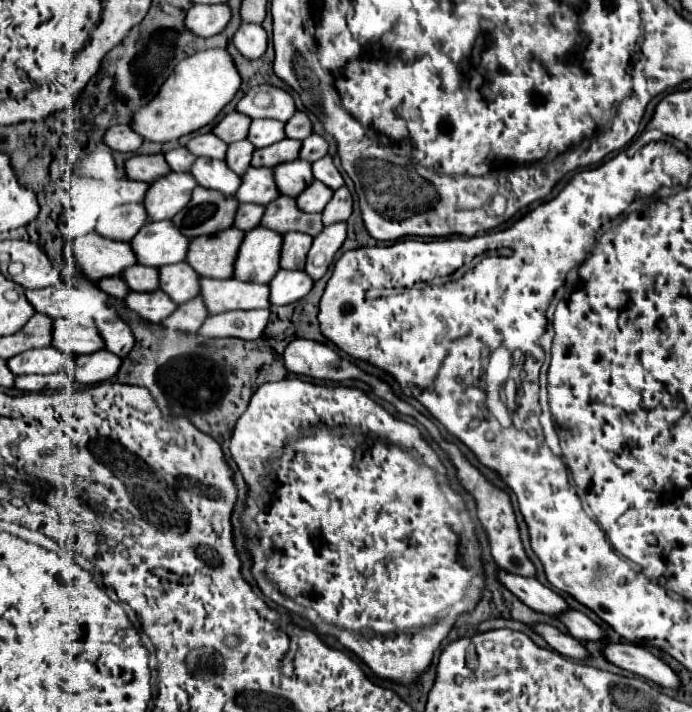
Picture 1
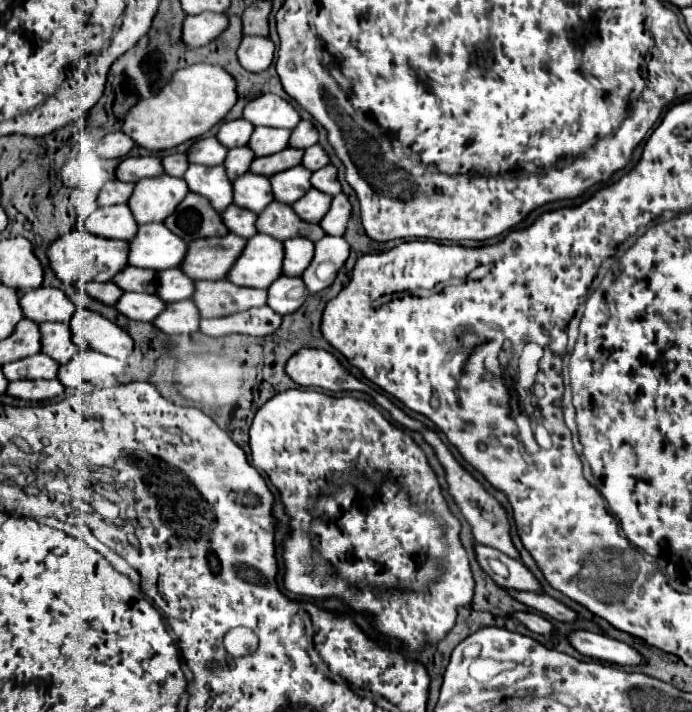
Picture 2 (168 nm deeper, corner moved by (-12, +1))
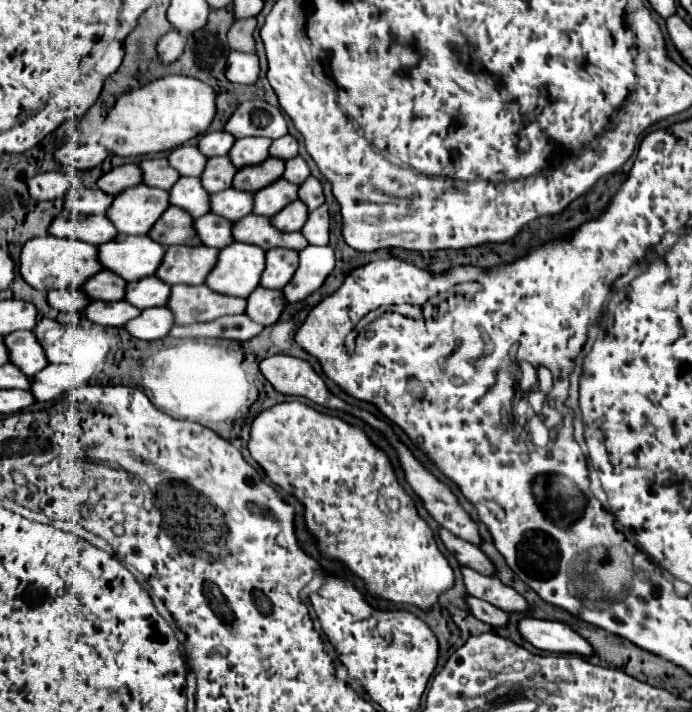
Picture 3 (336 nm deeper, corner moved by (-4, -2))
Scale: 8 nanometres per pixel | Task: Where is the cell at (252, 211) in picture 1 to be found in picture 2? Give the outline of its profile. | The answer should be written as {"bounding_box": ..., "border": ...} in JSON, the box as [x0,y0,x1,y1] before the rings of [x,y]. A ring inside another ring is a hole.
{"bounding_box":[222,204,256,238],"border":[[[230,204],[222,212],[222,220],[228,226],[228,230],[244,238],[252,238],[256,234],[256,216],[256,212],[252,214],[246,208],[236,208],[236,204]]]}

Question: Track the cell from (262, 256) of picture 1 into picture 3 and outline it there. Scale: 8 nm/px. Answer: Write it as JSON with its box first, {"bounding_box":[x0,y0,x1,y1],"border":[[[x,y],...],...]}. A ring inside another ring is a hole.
{"bounding_box":[204,243,264,299],"border":[[[230,243],[218,253],[214,271],[208,273],[204,285],[222,295],[246,299],[258,285],[264,271],[264,251],[248,243]]]}

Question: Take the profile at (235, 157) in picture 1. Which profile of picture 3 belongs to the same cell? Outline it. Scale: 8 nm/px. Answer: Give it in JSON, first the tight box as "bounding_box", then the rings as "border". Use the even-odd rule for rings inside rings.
{"bounding_box":[200,157,236,195],"border":[[[210,157],[206,163],[204,173],[200,175],[202,187],[212,195],[228,189],[232,185],[232,179],[236,175],[236,167],[232,167],[230,159],[224,157]]]}

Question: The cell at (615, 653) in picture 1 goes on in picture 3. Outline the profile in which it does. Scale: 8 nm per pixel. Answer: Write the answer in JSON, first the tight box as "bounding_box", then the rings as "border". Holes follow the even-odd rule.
{"bounding_box":[518,617,594,657],"border":[[[524,617],[518,623],[518,633],[524,641],[528,641],[540,651],[574,653],[582,657],[590,657],[594,653],[588,641],[584,641],[576,631],[572,631],[566,623],[560,621]]]}

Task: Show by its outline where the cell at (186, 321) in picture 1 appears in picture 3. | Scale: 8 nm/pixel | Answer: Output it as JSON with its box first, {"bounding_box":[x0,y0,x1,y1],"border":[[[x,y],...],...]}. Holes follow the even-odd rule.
{"bounding_box":[124,307,174,341],"border":[[[152,307],[144,309],[136,319],[128,321],[124,329],[136,339],[156,341],[166,337],[172,325],[174,325],[174,315],[168,307]]]}

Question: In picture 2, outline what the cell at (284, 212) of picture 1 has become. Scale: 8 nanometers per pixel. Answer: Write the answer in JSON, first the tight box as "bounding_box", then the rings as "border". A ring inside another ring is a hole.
{"bounding_box":[256,200,324,242],"border":[[[278,200],[268,204],[268,208],[264,208],[264,212],[258,214],[256,228],[258,232],[268,234],[282,242],[294,236],[304,236],[310,238],[312,242],[318,242],[324,236],[324,230],[318,224],[308,224],[300,220],[300,216],[296,216],[292,206],[280,204]]]}

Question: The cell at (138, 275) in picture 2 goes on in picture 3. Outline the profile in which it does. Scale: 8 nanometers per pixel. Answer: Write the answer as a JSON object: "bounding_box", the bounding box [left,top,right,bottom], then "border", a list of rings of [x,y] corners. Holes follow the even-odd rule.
{"bounding_box":[80,269,126,301],"border":[[[106,269],[98,271],[80,287],[80,291],[86,293],[86,297],[90,297],[92,301],[120,301],[124,299],[124,289],[126,281]]]}

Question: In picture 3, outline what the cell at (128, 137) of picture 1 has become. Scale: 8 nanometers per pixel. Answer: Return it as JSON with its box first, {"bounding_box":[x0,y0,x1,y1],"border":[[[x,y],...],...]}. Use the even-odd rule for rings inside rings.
{"bounding_box":[54,145,108,171],"border":[[[62,145],[60,149],[54,151],[54,161],[64,165],[64,167],[70,167],[74,171],[86,171],[86,169],[92,169],[92,167],[98,167],[104,157],[108,155],[108,151],[102,147],[102,145]]]}

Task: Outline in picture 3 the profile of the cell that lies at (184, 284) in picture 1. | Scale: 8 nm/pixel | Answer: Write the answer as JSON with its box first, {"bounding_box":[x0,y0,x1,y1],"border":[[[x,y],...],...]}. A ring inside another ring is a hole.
{"bounding_box":[124,275,170,311],"border":[[[152,275],[152,277],[144,277],[136,283],[128,283],[128,291],[126,291],[124,299],[128,303],[132,303],[134,307],[140,307],[140,311],[142,311],[148,307],[166,305],[168,295],[170,295],[170,287]]]}

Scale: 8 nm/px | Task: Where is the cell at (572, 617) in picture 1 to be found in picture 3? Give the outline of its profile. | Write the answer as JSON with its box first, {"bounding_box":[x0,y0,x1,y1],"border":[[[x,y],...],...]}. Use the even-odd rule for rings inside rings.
{"bounding_box":[460,567,528,613],"border":[[[460,567],[460,571],[464,577],[464,587],[468,595],[484,599],[502,611],[522,611],[524,613],[528,609],[526,599],[518,595],[512,587],[506,587],[500,579],[480,575],[478,571],[468,569],[468,567]]]}

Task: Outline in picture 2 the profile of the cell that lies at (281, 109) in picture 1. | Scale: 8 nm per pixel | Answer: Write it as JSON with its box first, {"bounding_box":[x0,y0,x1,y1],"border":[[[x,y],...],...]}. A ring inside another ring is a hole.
{"bounding_box":[244,94,300,130],"border":[[[262,94],[250,100],[244,106],[244,118],[254,126],[274,126],[288,130],[292,130],[300,122],[296,108],[276,94]]]}

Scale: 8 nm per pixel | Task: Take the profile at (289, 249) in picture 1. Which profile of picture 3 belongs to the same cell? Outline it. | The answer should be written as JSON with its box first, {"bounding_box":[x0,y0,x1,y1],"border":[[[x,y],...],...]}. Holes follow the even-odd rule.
{"bounding_box":[260,249,298,289],"border":[[[270,249],[266,251],[266,269],[260,285],[266,289],[282,289],[294,275],[298,265],[298,251],[292,249]]]}

